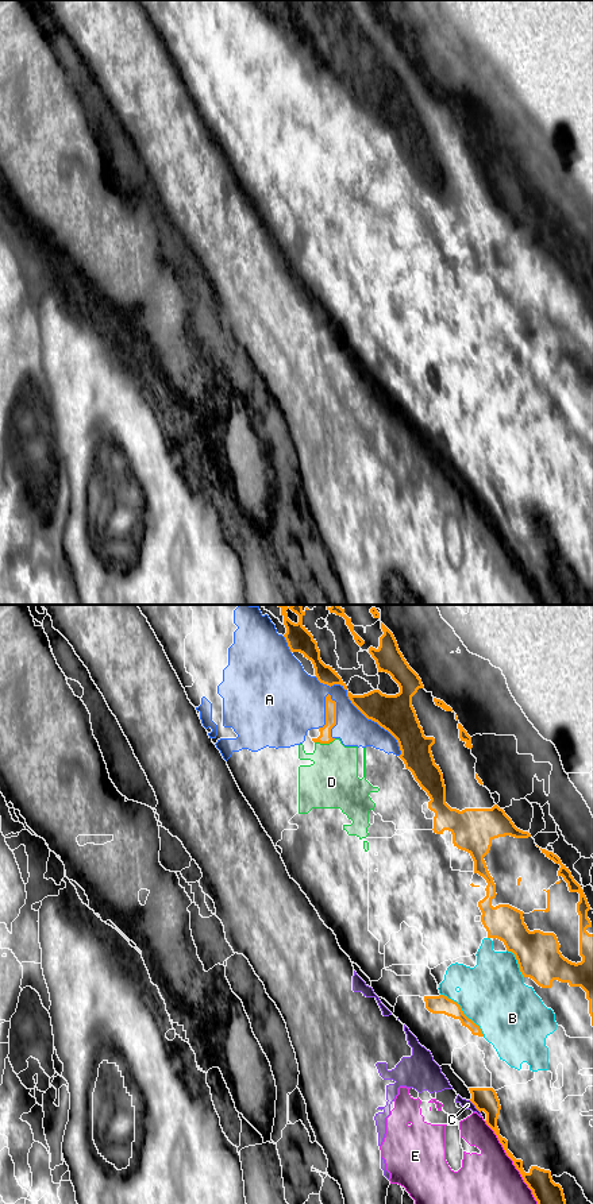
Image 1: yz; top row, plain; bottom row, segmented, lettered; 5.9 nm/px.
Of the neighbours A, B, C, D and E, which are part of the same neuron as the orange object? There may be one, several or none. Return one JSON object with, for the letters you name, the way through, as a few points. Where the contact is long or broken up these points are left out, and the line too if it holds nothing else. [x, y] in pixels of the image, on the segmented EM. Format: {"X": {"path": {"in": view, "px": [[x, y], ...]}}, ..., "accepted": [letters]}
{"accepted": ["A", "B", "D"]}

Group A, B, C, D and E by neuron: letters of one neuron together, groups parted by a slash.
A B D / C E

